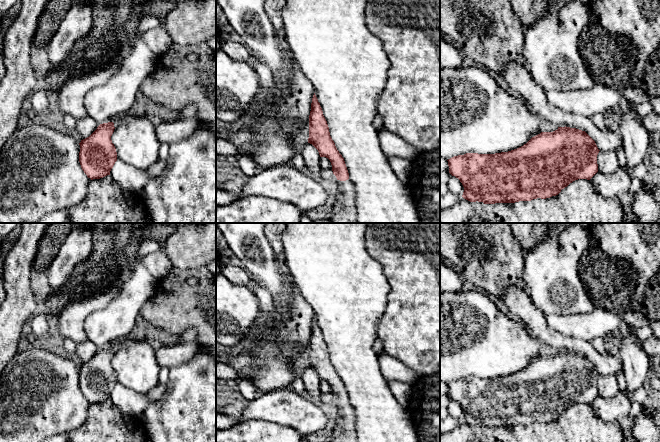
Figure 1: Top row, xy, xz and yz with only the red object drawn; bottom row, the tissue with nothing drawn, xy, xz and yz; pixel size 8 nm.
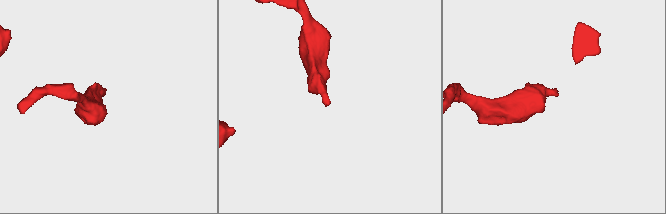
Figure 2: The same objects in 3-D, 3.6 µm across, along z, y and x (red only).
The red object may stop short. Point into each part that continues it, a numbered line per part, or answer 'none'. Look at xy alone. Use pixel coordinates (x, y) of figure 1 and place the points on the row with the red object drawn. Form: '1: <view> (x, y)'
none

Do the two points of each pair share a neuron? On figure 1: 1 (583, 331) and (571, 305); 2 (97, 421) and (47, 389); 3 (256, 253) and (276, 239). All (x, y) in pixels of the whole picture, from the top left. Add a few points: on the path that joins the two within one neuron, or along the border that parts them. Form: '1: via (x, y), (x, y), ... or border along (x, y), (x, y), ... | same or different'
1: border along (595, 307), (585, 313), (551, 314) | different
2: border along (90, 403), (87, 409), (87, 418), (71, 431) | different
3: border along (263, 233), (275, 253) | different

